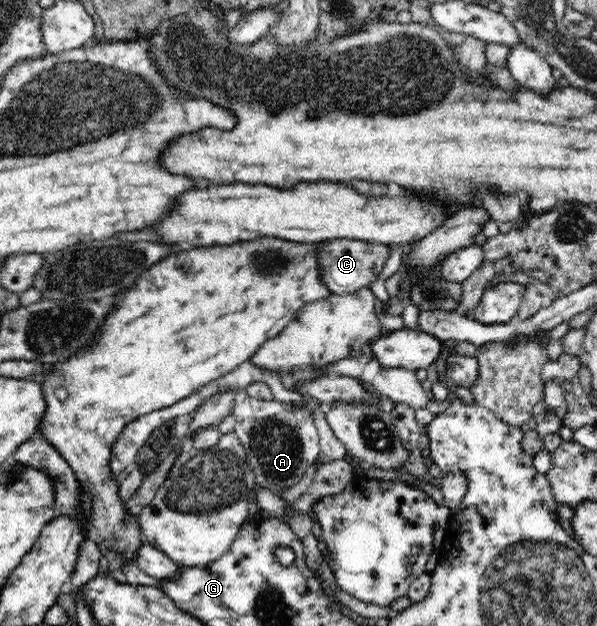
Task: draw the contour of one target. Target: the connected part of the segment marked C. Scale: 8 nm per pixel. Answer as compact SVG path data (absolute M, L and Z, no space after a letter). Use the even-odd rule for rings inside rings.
M348 238L317 242L319 276L331 294L354 293L358 289L368 287L382 273L388 255L389 246L384 243Z

